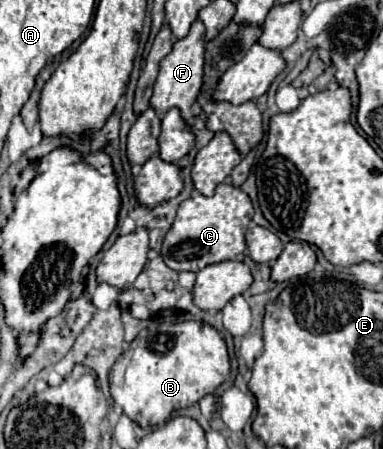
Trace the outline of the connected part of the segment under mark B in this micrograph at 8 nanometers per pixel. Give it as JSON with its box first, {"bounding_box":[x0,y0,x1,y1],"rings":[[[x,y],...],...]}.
{"bounding_box":[109,323,229,429],"rings":[[[159,323],[143,329],[109,373],[113,401],[143,429],[163,425],[173,411],[199,403],[229,377],[229,355],[223,337],[207,323]]]}

